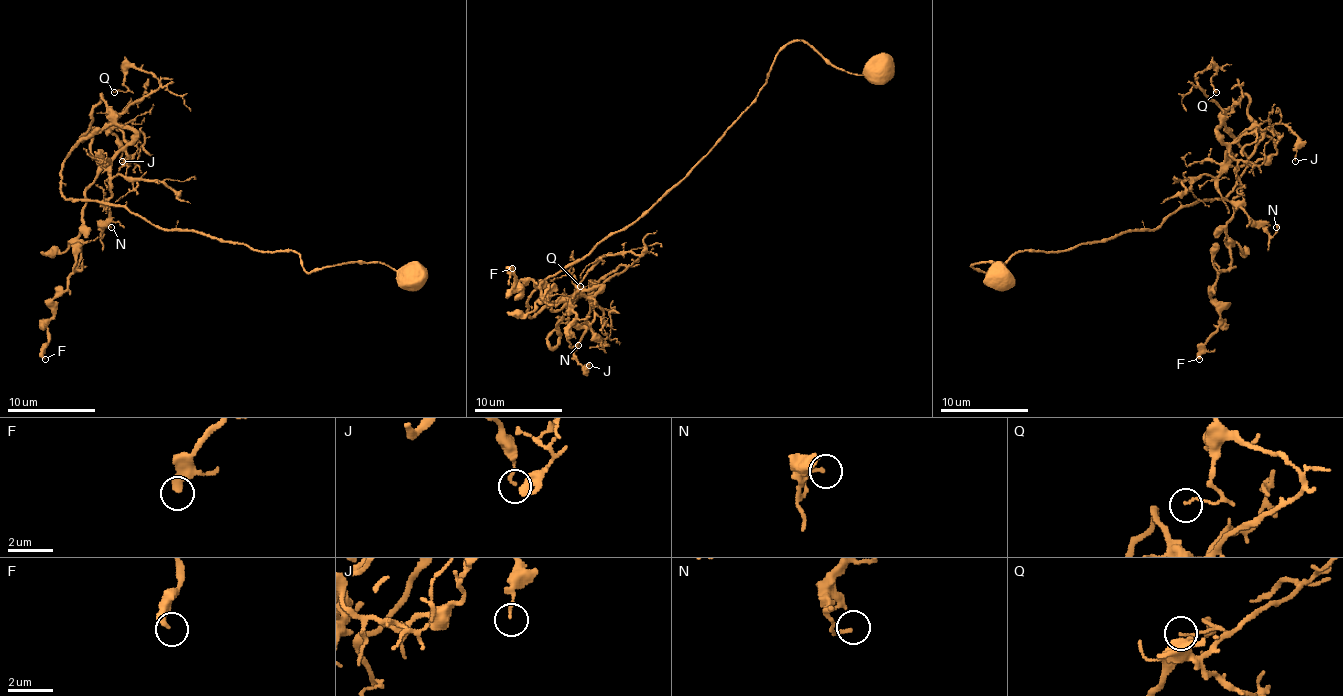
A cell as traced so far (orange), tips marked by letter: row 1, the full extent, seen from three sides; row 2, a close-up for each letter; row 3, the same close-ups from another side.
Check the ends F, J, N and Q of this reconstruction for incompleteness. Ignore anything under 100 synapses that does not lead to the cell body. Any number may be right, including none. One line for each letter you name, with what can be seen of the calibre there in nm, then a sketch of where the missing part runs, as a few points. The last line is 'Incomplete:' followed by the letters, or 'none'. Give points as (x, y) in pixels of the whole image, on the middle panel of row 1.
Incomplete: none

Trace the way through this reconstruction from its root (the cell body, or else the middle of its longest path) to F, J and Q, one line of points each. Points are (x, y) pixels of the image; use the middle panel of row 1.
F: (882, 68), (853, 74), (789, 41), (701, 160), (551, 275), (527, 312), (593, 294), (551, 310), (512, 268)
J: (882, 68), (853, 74), (789, 41), (681, 180), (529, 297), (534, 317), (600, 286), (573, 352), (589, 365)
Q: (882, 68), (853, 74), (789, 41), (701, 160), (551, 275), (529, 317), (626, 268), (580, 286)

